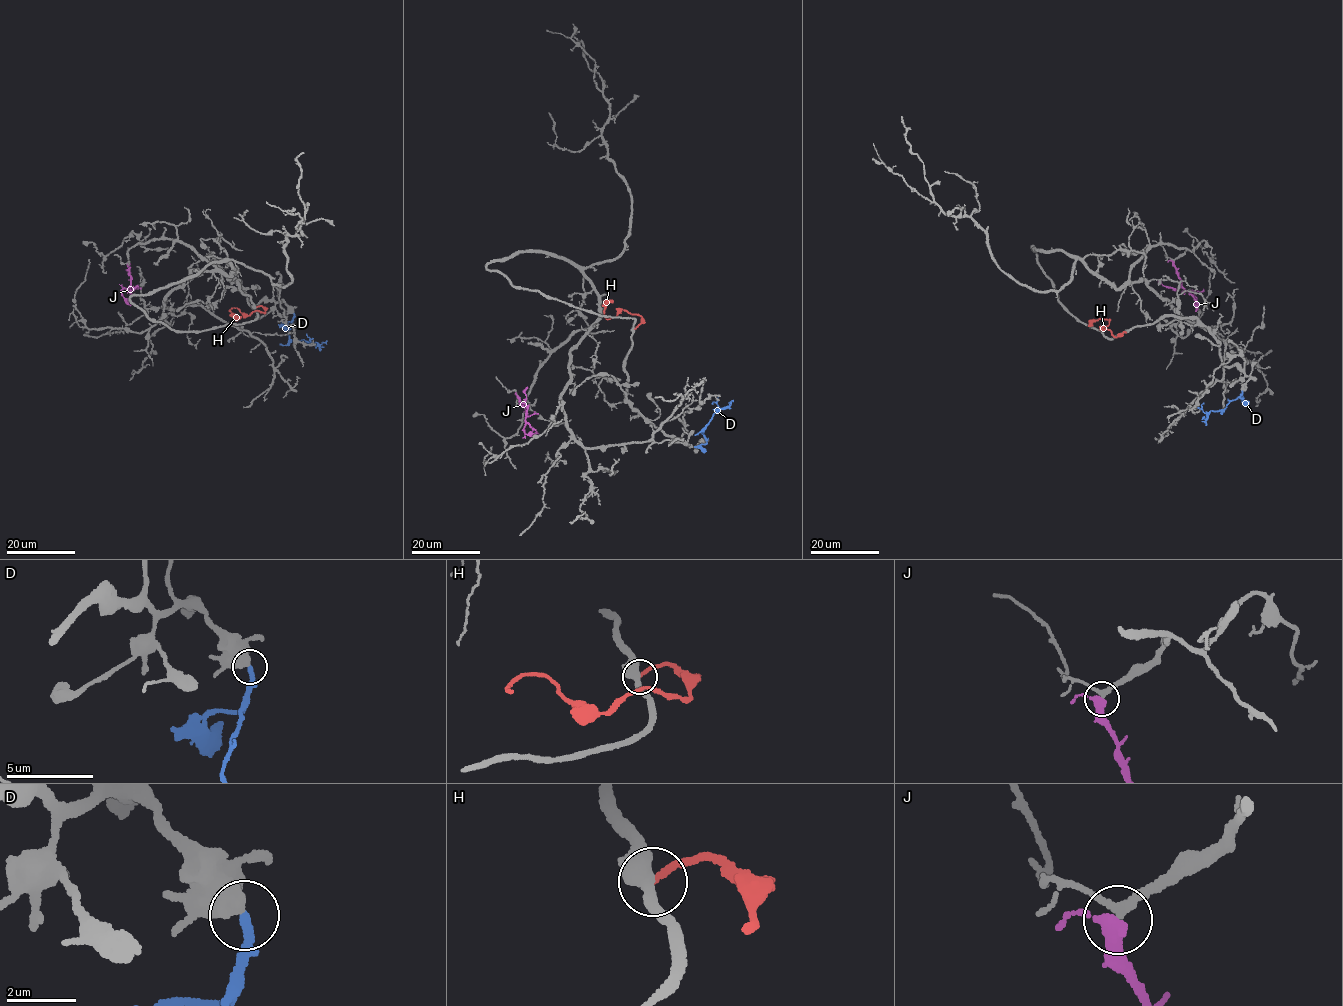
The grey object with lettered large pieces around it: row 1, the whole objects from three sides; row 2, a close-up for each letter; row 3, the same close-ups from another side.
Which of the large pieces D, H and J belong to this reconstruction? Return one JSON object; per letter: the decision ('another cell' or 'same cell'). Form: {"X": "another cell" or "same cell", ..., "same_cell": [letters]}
{"D": "same cell", "H": "another cell", "J": "same cell", "same_cell": ["D", "J"]}

